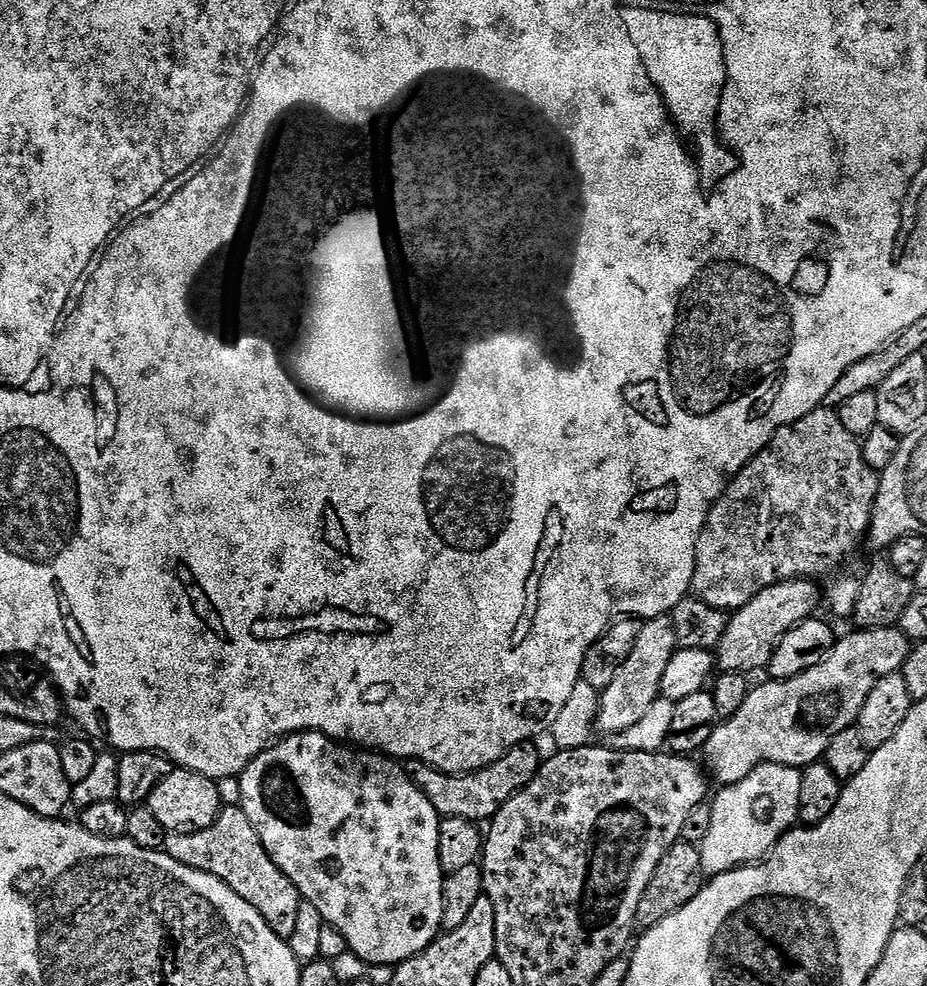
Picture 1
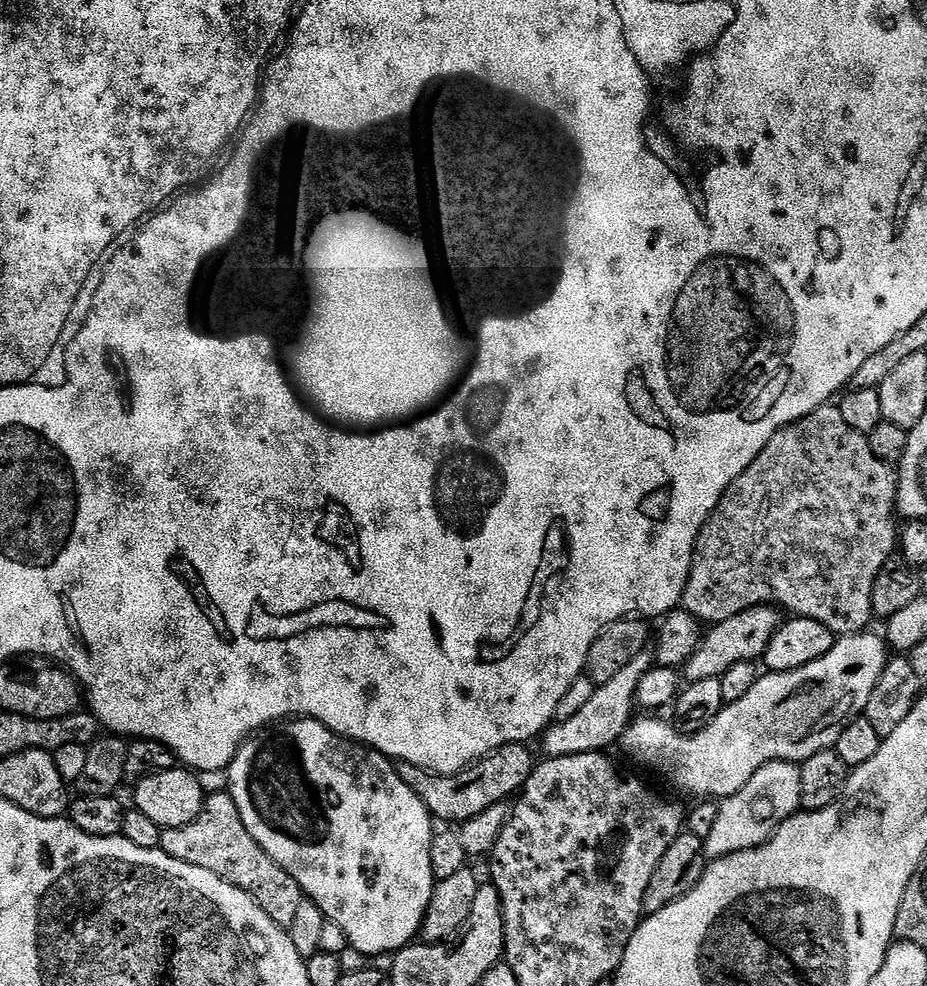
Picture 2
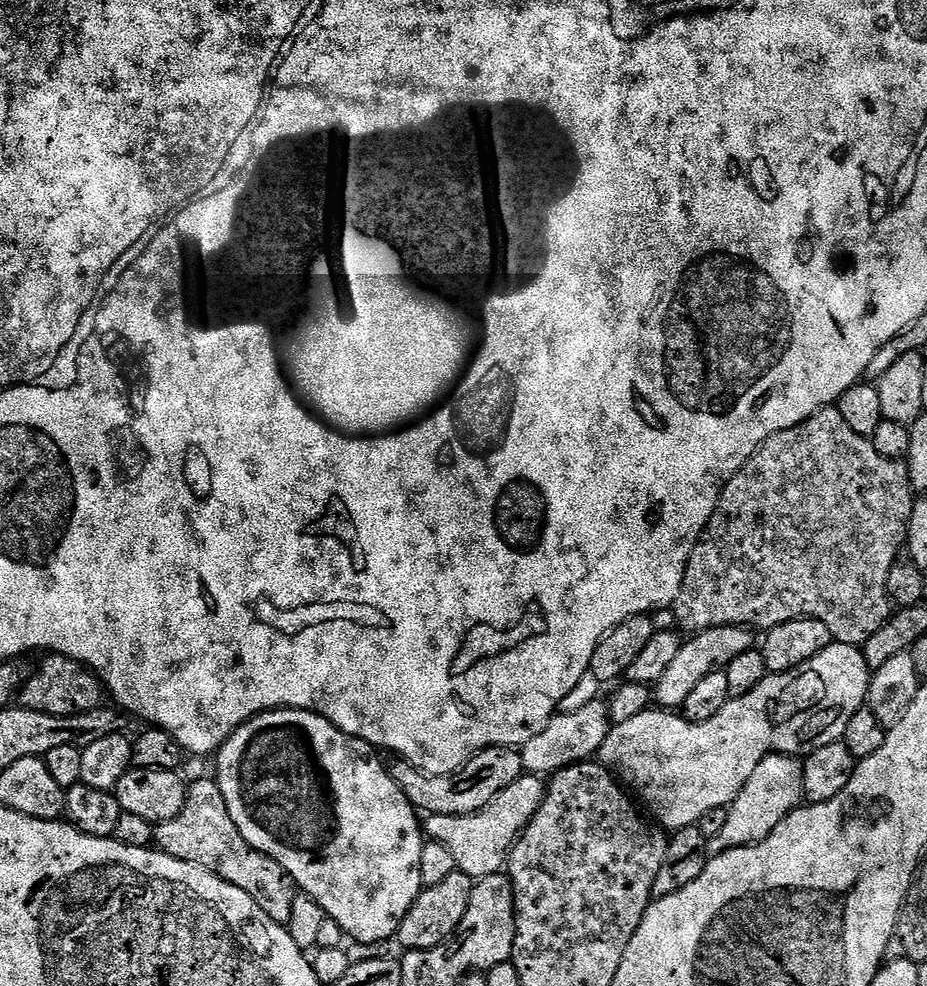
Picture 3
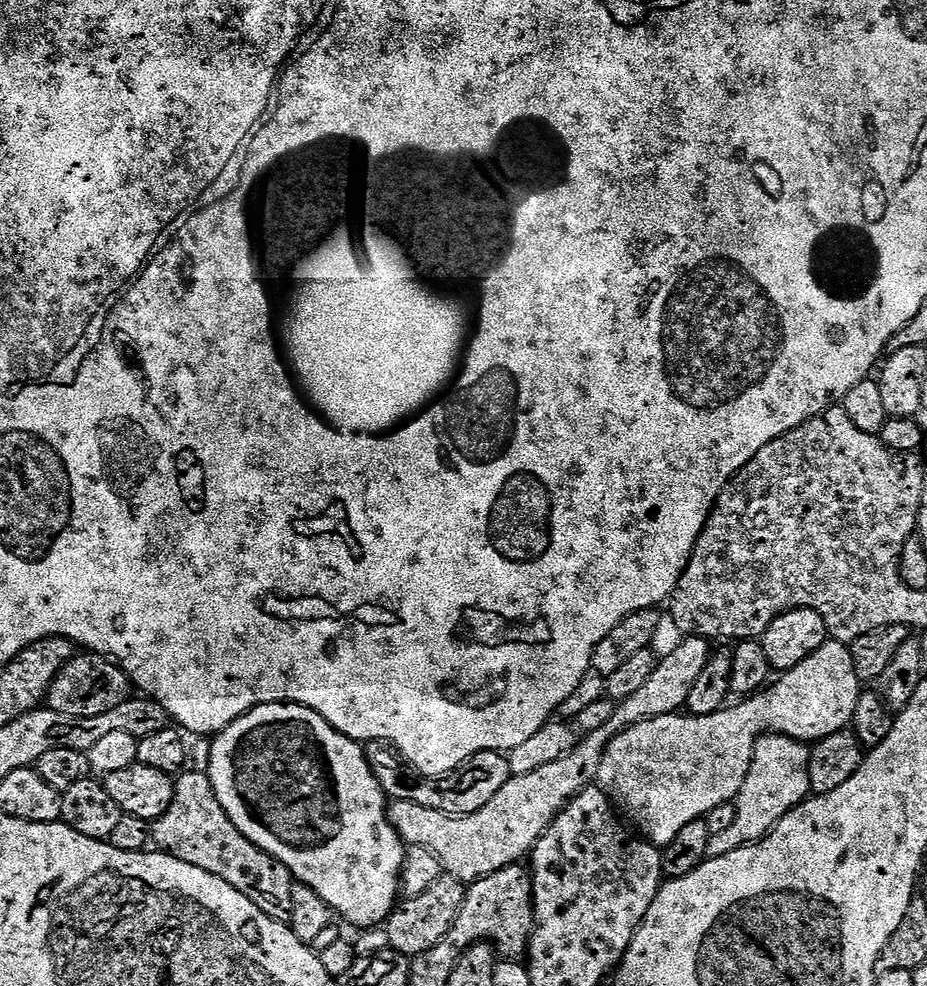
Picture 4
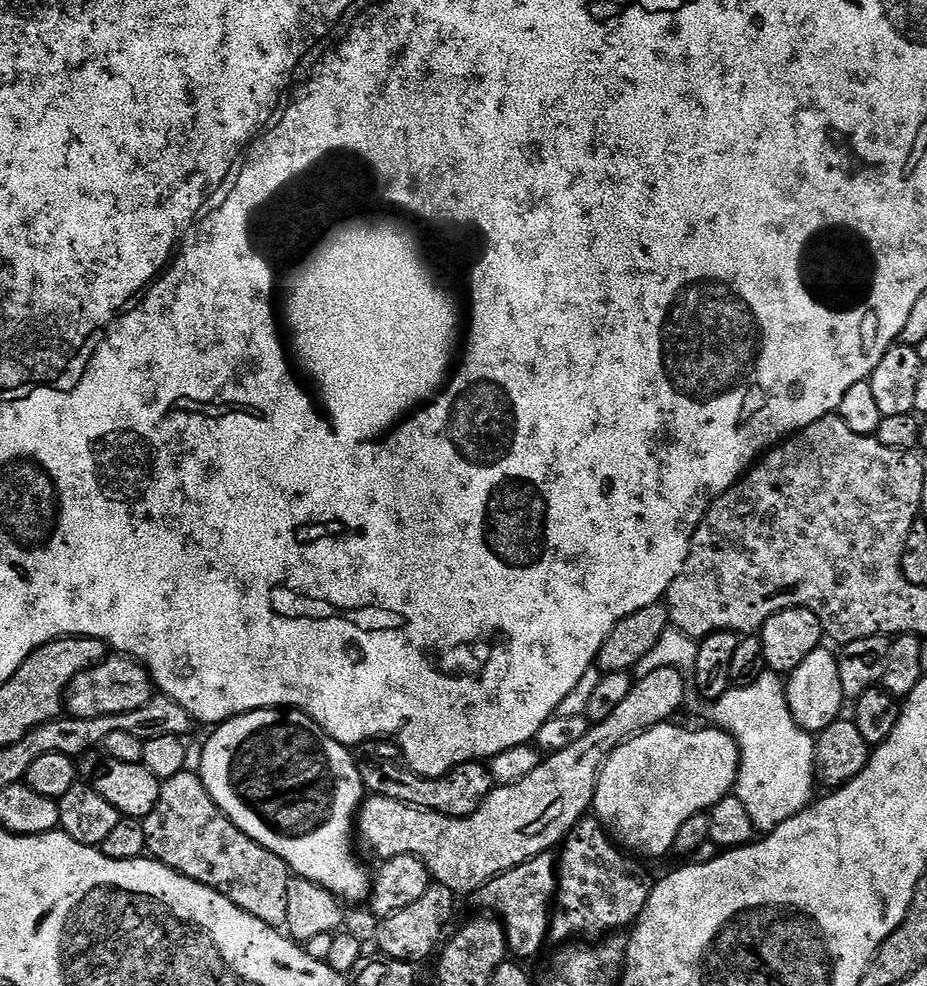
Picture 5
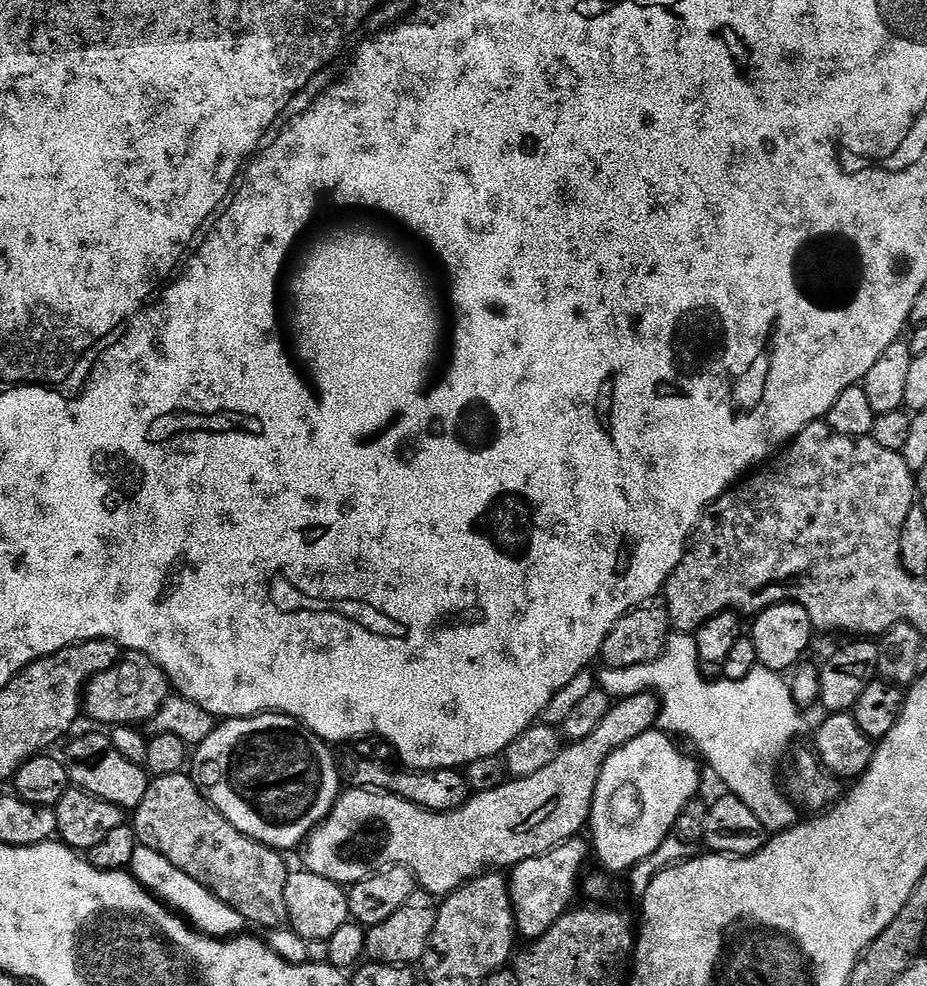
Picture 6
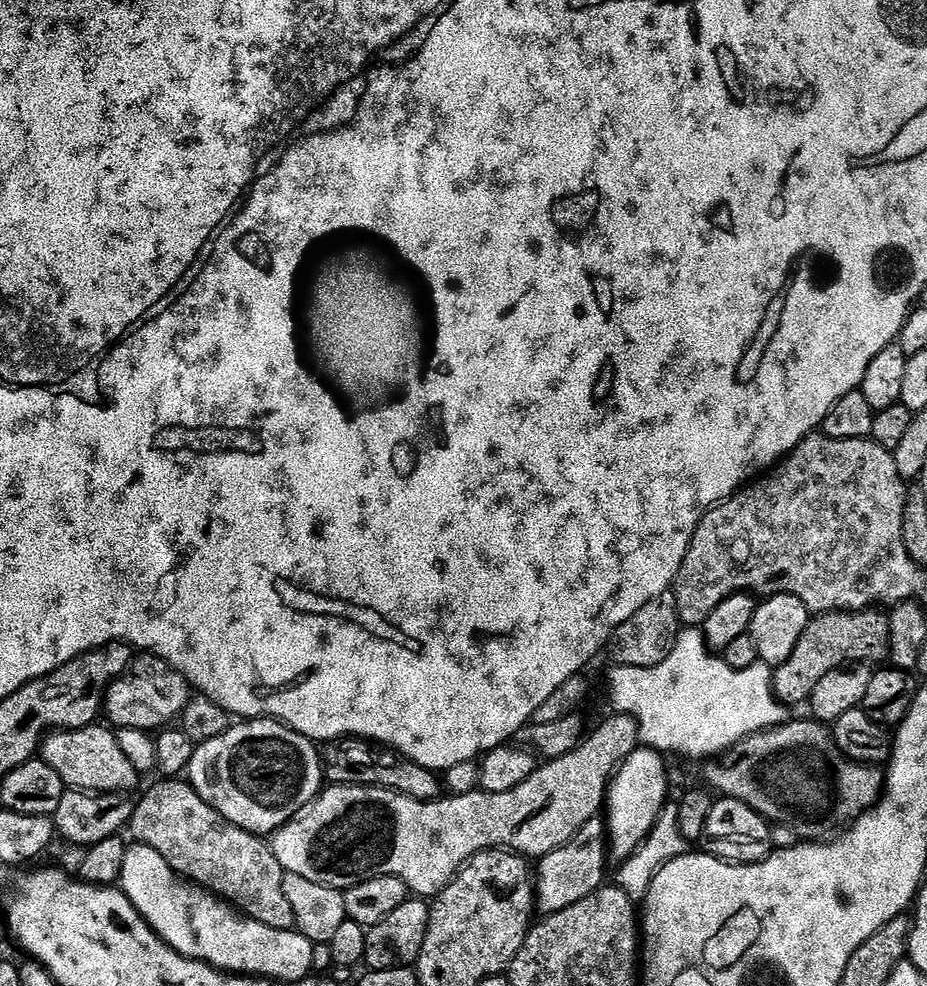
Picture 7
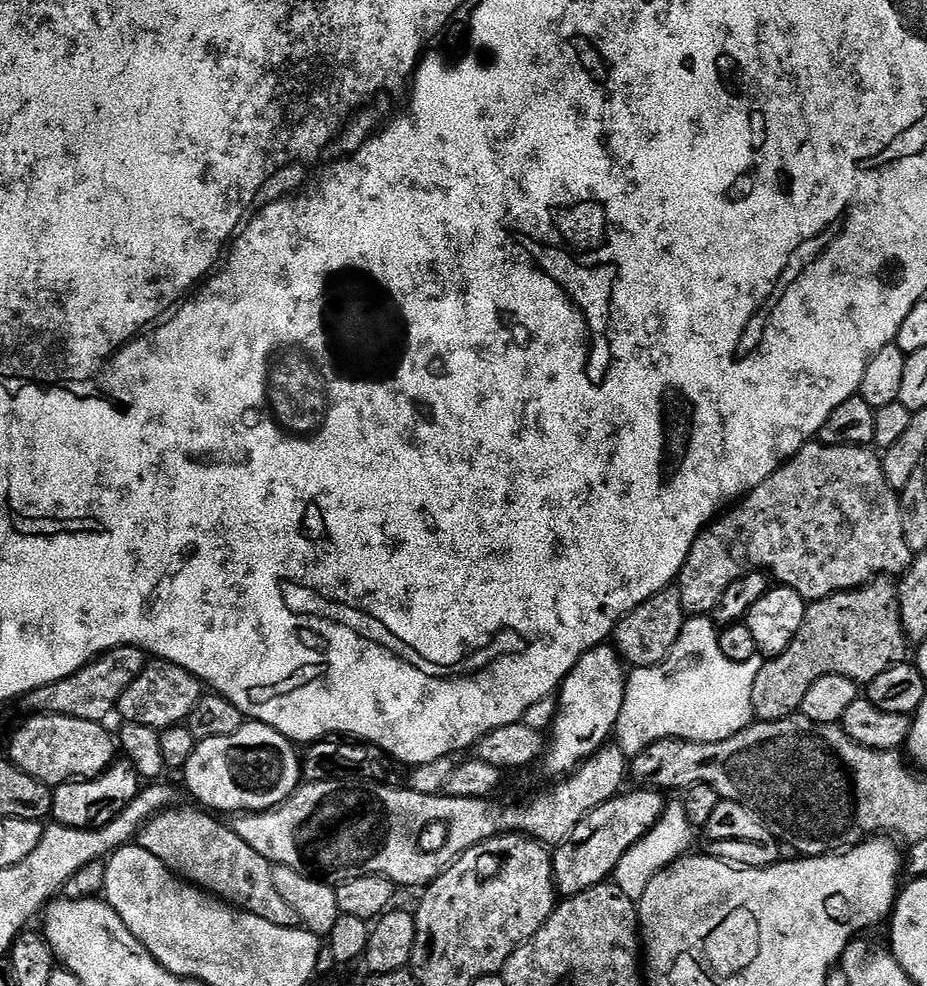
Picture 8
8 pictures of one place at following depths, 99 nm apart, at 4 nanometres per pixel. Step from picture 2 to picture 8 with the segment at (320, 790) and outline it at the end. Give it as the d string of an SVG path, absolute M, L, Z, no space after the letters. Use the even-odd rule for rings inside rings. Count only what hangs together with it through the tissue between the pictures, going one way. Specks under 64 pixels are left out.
M245 722L238 730L238 734L230 734L230 738L210 738L209 740L201 740L197 743L194 754L190 758L190 762L182 769L182 776L188 783L188 792L193 796L197 805L203 806L205 809L211 810L216 814L224 814L220 812L236 812L235 814L247 814L250 812L271 812L285 800L289 800L295 794L297 788L302 783L302 756L298 751L297 745L293 741L288 740L282 734L278 734L278 730L274 730L265 724L257 724L255 722Z

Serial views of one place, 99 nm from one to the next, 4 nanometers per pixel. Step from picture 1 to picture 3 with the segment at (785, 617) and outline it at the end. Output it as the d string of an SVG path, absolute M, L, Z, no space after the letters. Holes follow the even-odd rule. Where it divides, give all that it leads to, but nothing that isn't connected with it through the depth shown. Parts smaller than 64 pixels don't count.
M718 626L705 632L697 632L689 635L683 641L678 650L678 655L674 657L674 663L666 669L666 674L654 686L654 700L661 709L680 710L683 709L686 697L690 695L690 690L706 678L706 674L718 672L730 666L734 658L741 654L746 654L754 646L753 629L739 628L738 626Z

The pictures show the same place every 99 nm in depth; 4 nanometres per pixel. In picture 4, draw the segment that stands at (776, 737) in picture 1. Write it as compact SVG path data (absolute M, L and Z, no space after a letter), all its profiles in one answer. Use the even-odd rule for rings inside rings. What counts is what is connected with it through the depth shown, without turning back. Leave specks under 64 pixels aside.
M829 639L827 644L814 650L806 662L794 666L779 679L767 691L761 690L754 696L741 699L736 705L725 706L713 716L673 714L631 724L608 743L595 783L609 793L619 807L620 804L624 807L623 815L628 815L640 827L639 835L648 843L663 846L674 842L682 826L703 820L710 810L714 810L714 806L735 801L742 782L746 782L746 774L752 765L752 752L761 736L775 734L789 736L791 740L815 742L830 738L830 734L835 732L845 731L851 725L854 706L858 706L862 691L862 681L854 670L849 645Z

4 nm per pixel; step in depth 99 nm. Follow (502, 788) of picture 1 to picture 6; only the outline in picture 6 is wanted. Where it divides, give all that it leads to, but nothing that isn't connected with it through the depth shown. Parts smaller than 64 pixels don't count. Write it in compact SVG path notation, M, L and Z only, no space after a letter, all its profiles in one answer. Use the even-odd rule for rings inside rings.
M376 738L353 743L344 750L344 757L342 755L339 757L338 767L345 785L353 788L370 788L378 792L391 792L392 795L400 796L406 802L431 812L453 812L468 801L470 789L468 777L463 771L454 768L413 770L394 755L391 747L385 746Z

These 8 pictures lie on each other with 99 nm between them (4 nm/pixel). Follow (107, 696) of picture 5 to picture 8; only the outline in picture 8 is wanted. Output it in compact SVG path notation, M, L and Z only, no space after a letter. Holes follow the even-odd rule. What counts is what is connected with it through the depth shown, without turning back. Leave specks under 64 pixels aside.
M153 659L145 663L142 674L138 674L138 678L126 688L126 694L122 694L118 716L121 716L121 721L138 722L154 729L161 726L173 728L174 725L187 721L205 692L205 685L201 684L194 674L182 670L182 666L172 664L168 660Z

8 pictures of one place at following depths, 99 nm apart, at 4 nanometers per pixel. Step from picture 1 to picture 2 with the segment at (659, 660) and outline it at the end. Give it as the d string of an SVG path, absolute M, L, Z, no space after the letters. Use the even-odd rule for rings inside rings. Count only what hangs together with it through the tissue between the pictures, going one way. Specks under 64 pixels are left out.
M645 650L642 654L638 654L638 658L632 659L615 678L610 678L610 682L599 685L589 695L586 706L582 706L582 710L578 710L578 714L574 714L568 720L553 723L543 733L543 755L548 758L562 758L574 754L604 752L615 740L617 743L634 719L632 708L637 707L636 691L638 690L638 682L642 682L644 675L653 667L653 653Z

